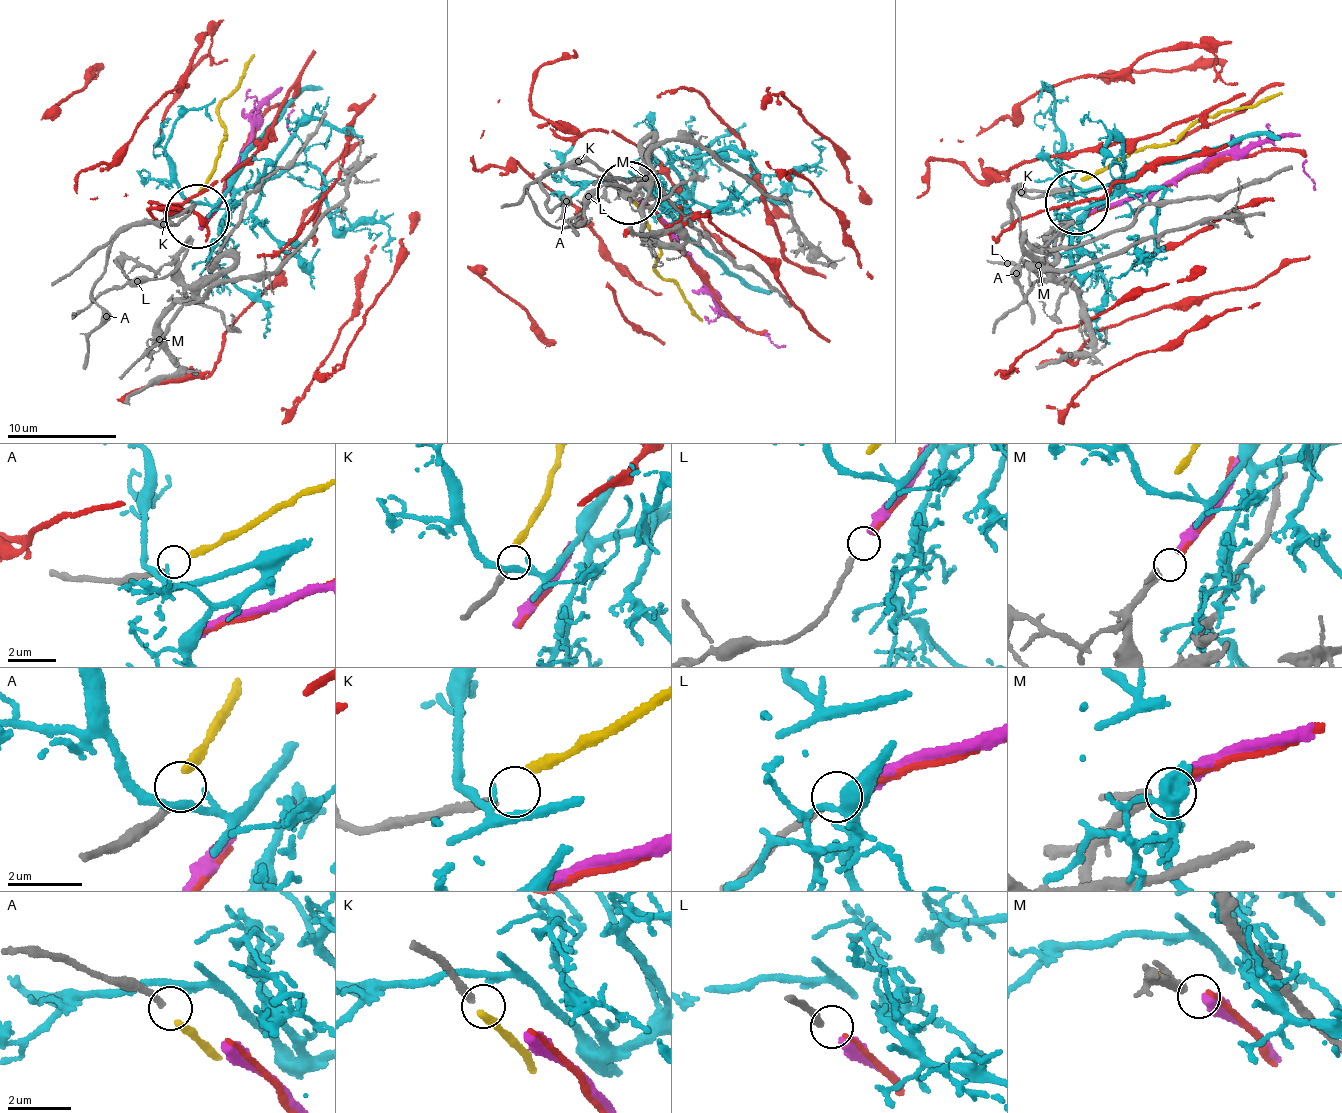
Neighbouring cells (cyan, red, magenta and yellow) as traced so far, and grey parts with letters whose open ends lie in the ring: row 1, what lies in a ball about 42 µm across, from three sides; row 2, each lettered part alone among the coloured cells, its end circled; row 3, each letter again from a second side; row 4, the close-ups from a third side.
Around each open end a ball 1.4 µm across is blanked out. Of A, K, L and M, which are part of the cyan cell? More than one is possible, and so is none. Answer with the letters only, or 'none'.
none

